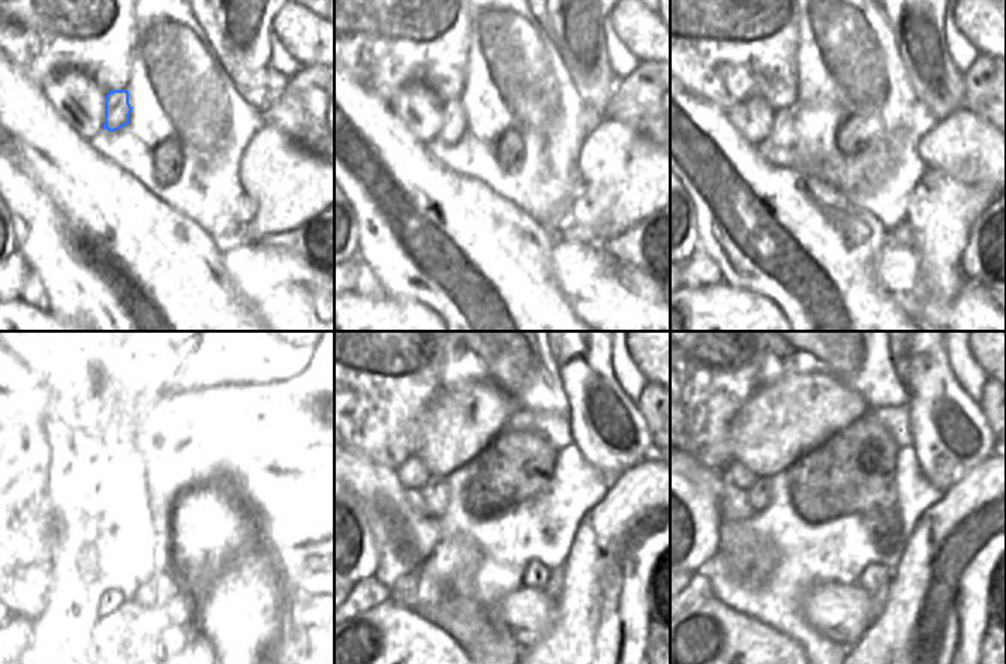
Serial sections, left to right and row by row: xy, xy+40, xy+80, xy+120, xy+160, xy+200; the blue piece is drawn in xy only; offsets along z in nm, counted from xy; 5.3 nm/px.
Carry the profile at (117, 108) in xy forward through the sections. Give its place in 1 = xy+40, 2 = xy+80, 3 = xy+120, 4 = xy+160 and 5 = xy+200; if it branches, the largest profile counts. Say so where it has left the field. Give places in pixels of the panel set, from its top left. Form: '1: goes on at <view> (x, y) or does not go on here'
1: goes on at xy+40 (452, 128)
2: goes on at xy+80 (781, 134)
3: goes on at xy+120 (101, 489)
4: goes on at xy+160 (434, 492)
5: goes on at xy+200 (759, 495)

